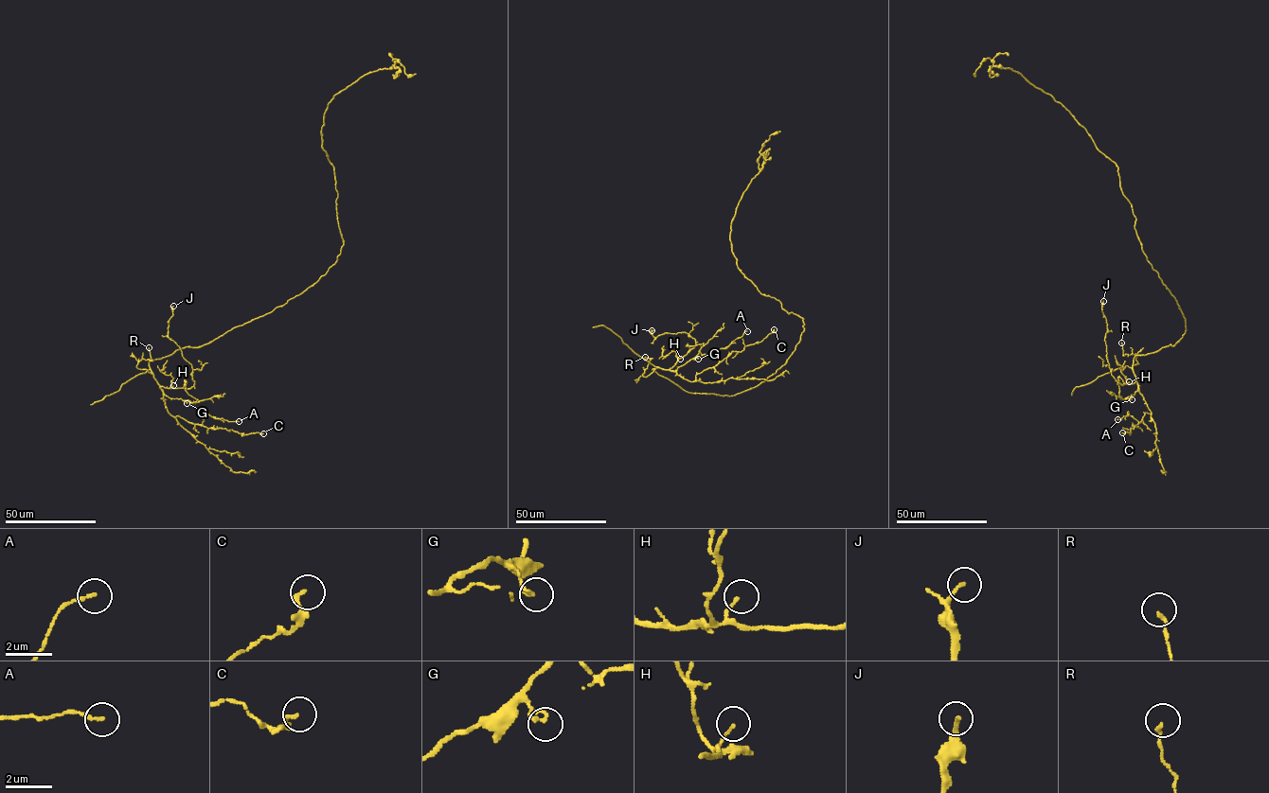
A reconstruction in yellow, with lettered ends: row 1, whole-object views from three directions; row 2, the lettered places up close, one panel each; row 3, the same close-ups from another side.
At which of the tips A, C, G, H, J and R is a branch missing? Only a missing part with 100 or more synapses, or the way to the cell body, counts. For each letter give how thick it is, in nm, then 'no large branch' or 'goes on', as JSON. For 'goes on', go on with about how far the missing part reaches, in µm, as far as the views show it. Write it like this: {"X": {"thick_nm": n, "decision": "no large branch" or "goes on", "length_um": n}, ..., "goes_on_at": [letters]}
{"A": {"thick_nm": 150, "decision": "no large branch"}, "C": {"thick_nm": 150, "decision": "no large branch"}, "G": {"thick_nm": 200, "decision": "no large branch"}, "H": {"thick_nm": 110, "decision": "no large branch"}, "J": {"thick_nm": 100, "decision": "no large branch"}, "R": {"thick_nm": 150, "decision": "no large branch"}, "goes_on_at": []}

